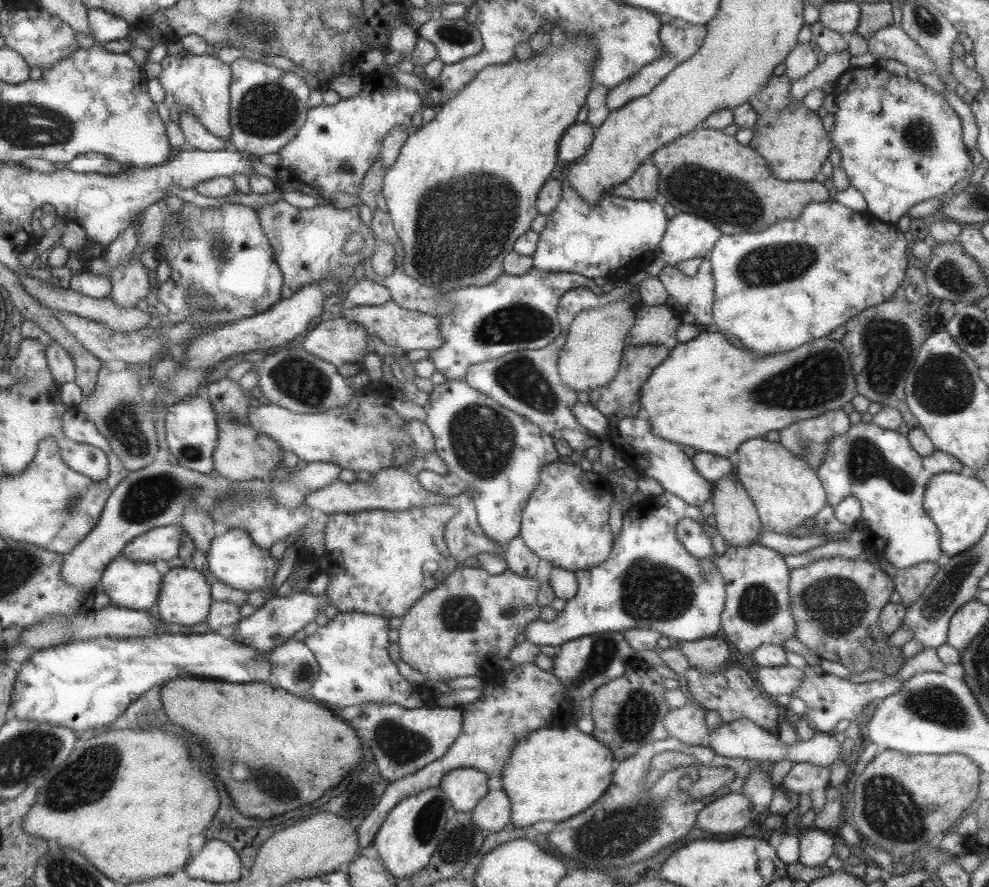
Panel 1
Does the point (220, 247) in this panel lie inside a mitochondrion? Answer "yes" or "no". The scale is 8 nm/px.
yes

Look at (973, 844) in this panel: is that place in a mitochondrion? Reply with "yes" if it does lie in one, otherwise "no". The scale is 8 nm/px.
no

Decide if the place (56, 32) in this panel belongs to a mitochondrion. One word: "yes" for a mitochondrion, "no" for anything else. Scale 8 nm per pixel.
no

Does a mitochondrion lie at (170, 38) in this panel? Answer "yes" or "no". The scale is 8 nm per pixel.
no

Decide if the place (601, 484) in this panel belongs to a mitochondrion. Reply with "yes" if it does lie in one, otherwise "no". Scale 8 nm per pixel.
no

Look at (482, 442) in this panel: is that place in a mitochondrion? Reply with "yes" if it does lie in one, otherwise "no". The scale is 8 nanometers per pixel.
yes

